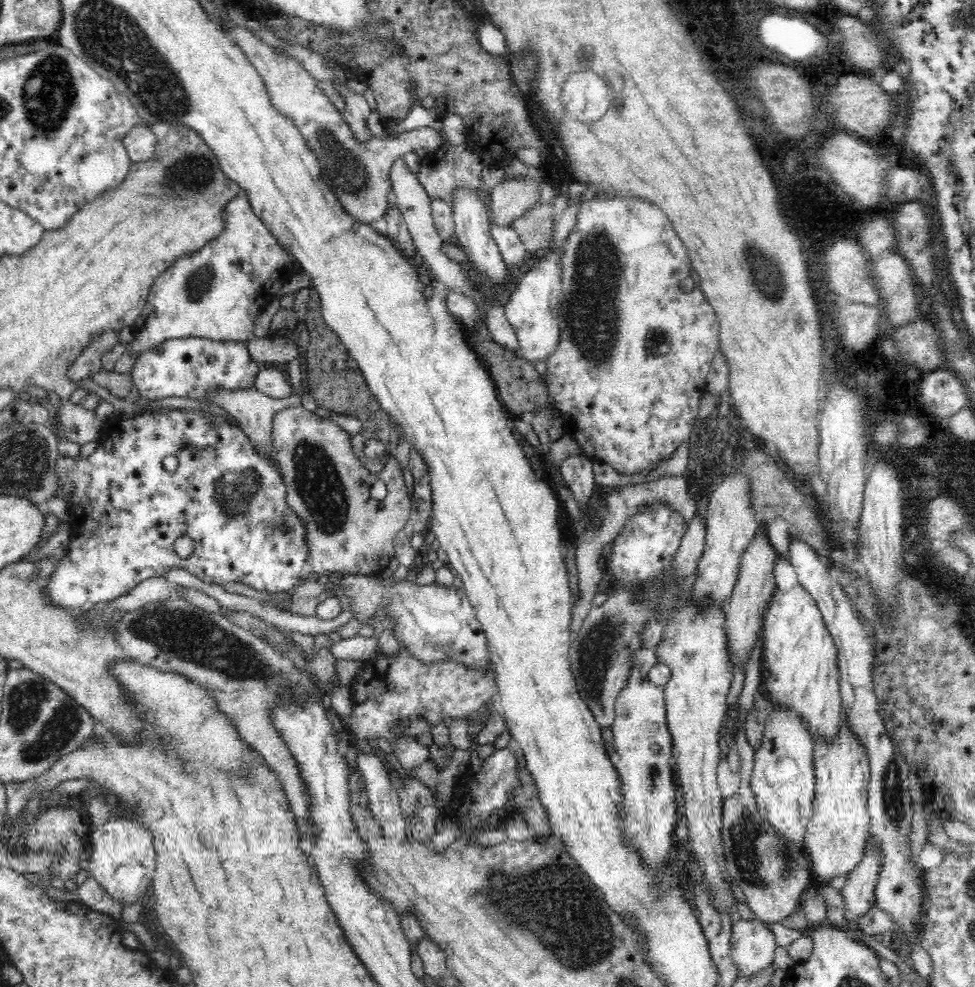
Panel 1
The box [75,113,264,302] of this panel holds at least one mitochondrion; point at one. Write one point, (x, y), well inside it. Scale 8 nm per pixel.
(191, 174)

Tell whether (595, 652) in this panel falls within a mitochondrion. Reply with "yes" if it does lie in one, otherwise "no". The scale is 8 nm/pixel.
yes

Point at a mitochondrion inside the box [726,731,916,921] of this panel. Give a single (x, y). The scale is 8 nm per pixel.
(891, 777)

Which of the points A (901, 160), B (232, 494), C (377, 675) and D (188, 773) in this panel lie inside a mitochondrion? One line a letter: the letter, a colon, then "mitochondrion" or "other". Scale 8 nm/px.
A: other
B: mitochondrion
C: other
D: other

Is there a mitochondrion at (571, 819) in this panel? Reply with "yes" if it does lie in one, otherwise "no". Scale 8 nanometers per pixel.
no

